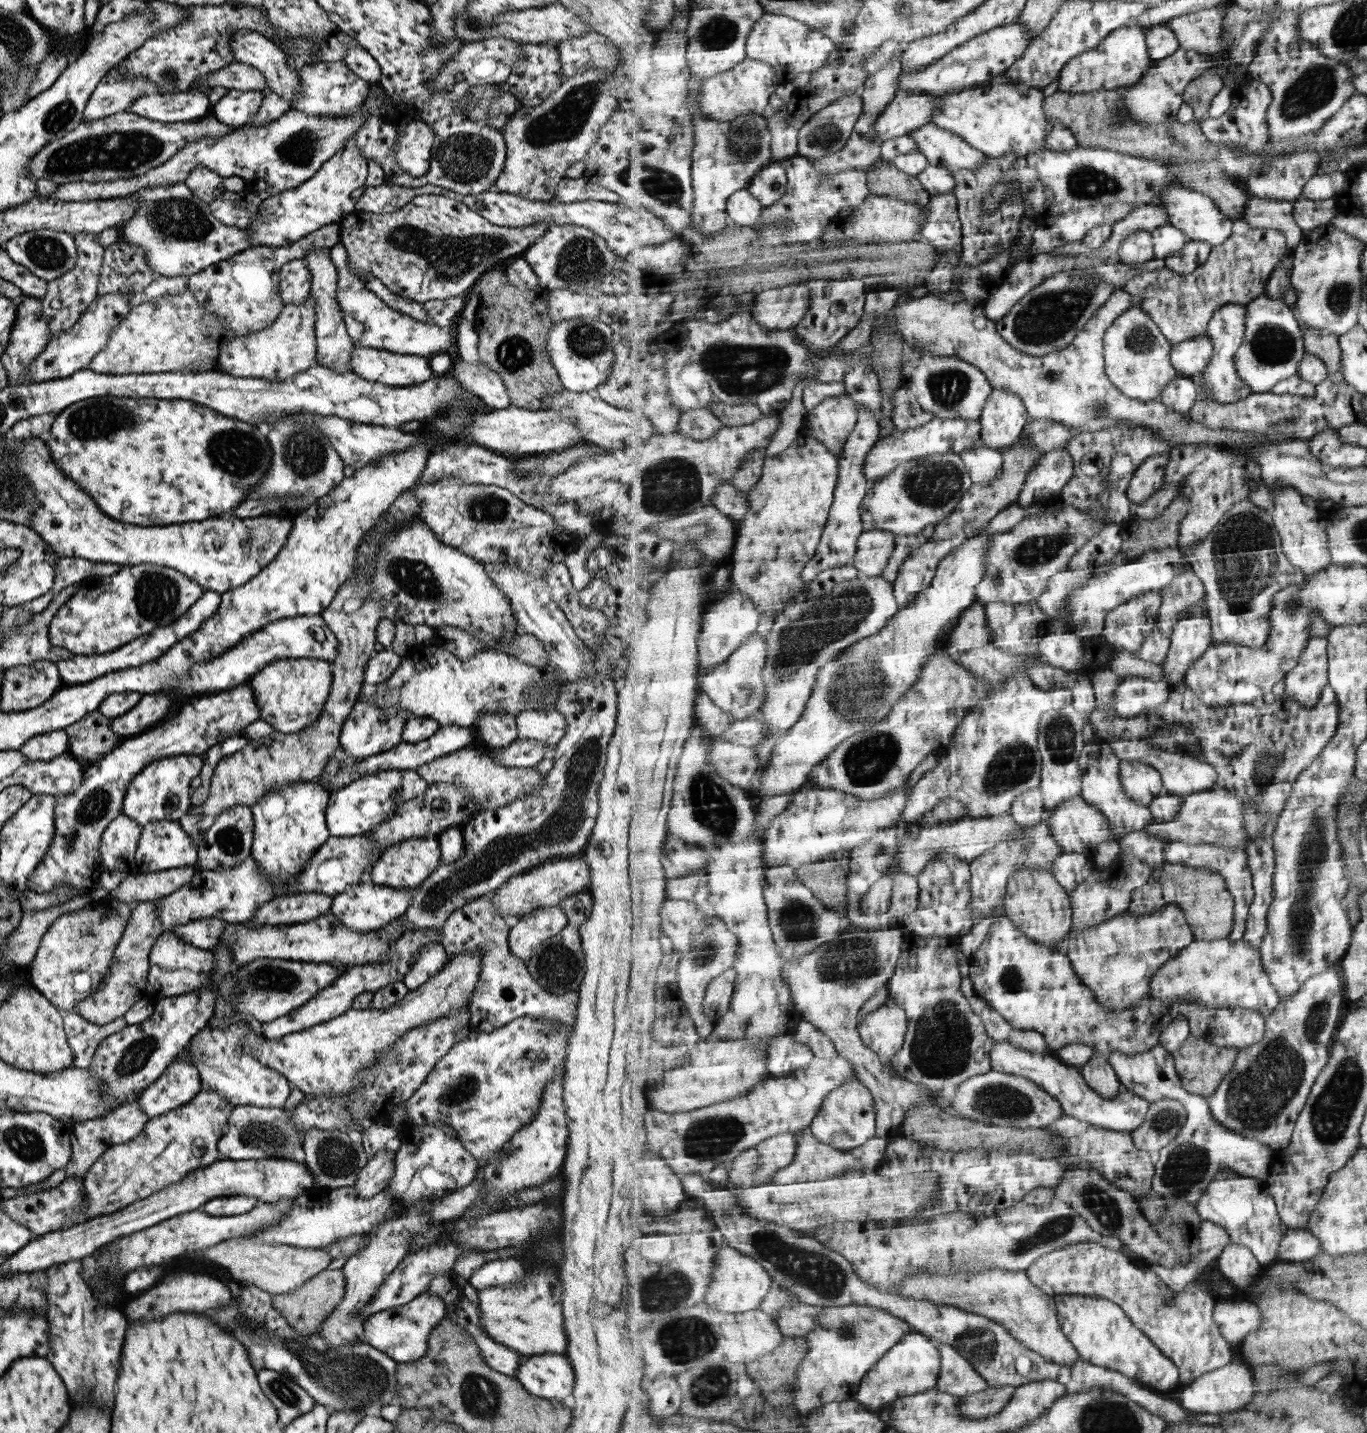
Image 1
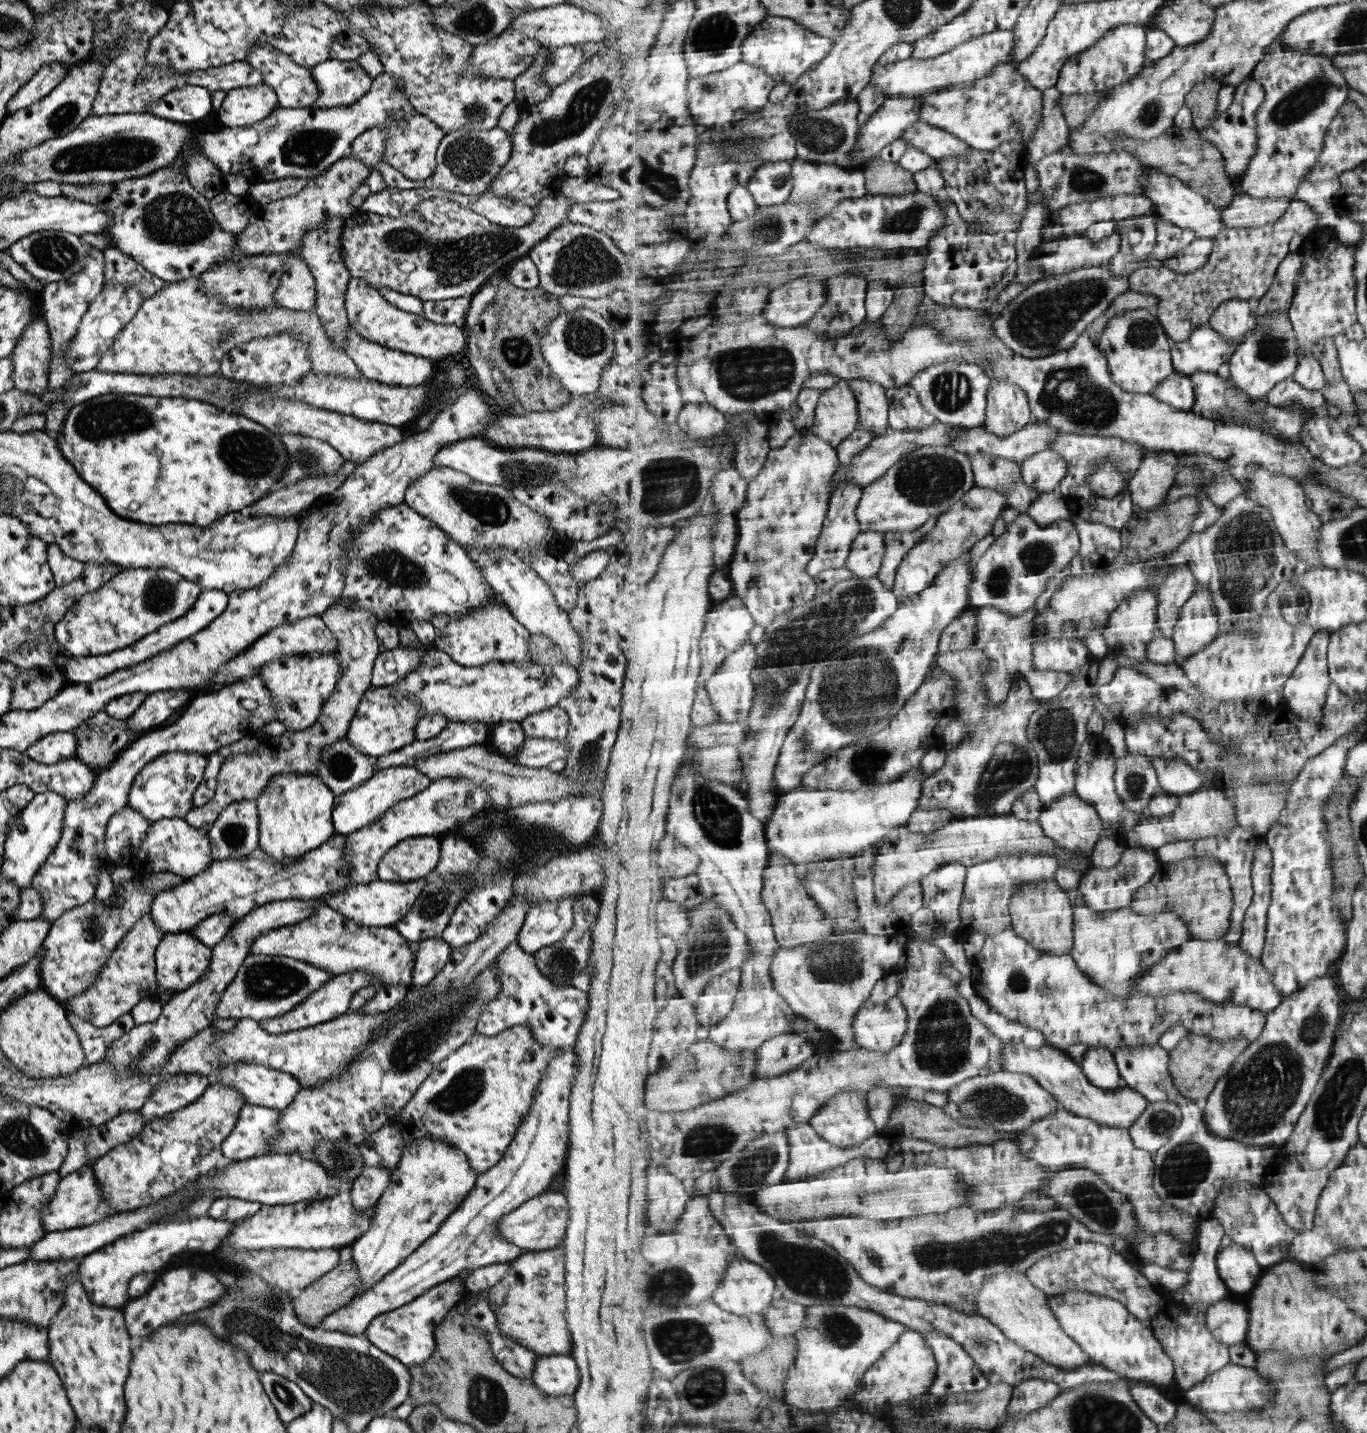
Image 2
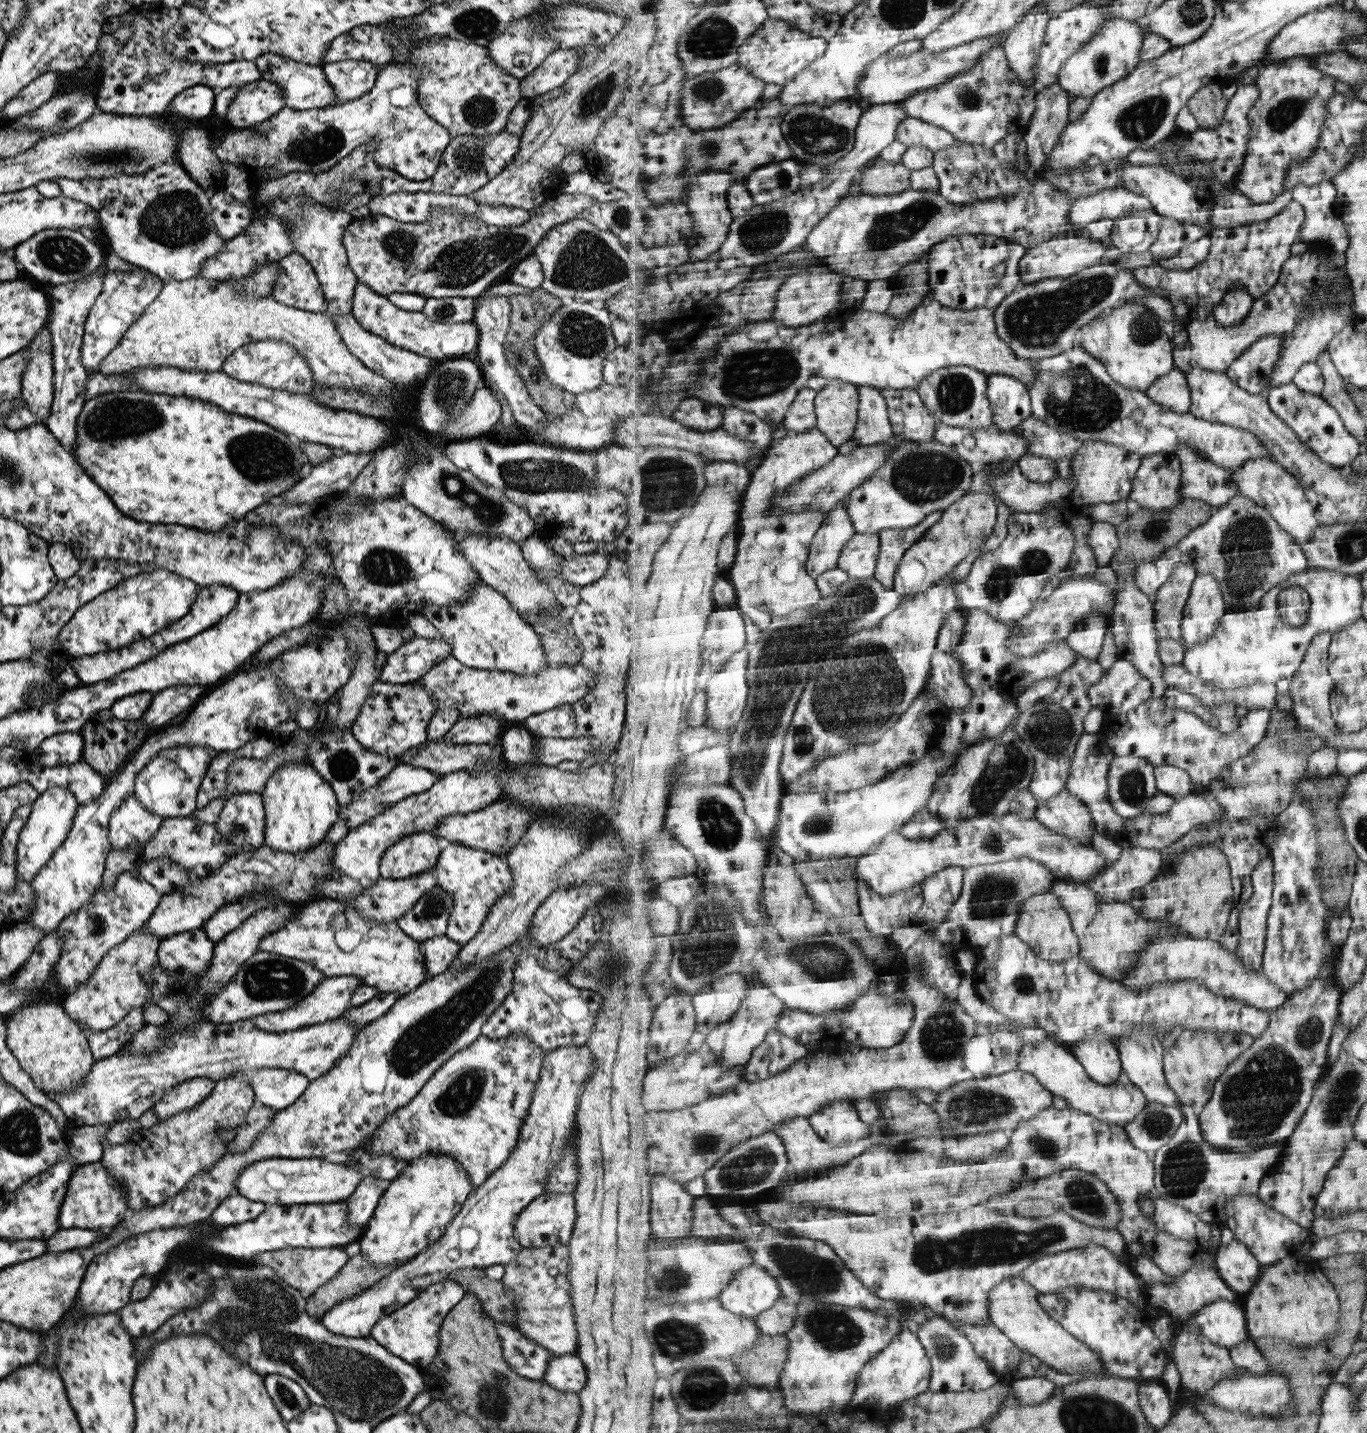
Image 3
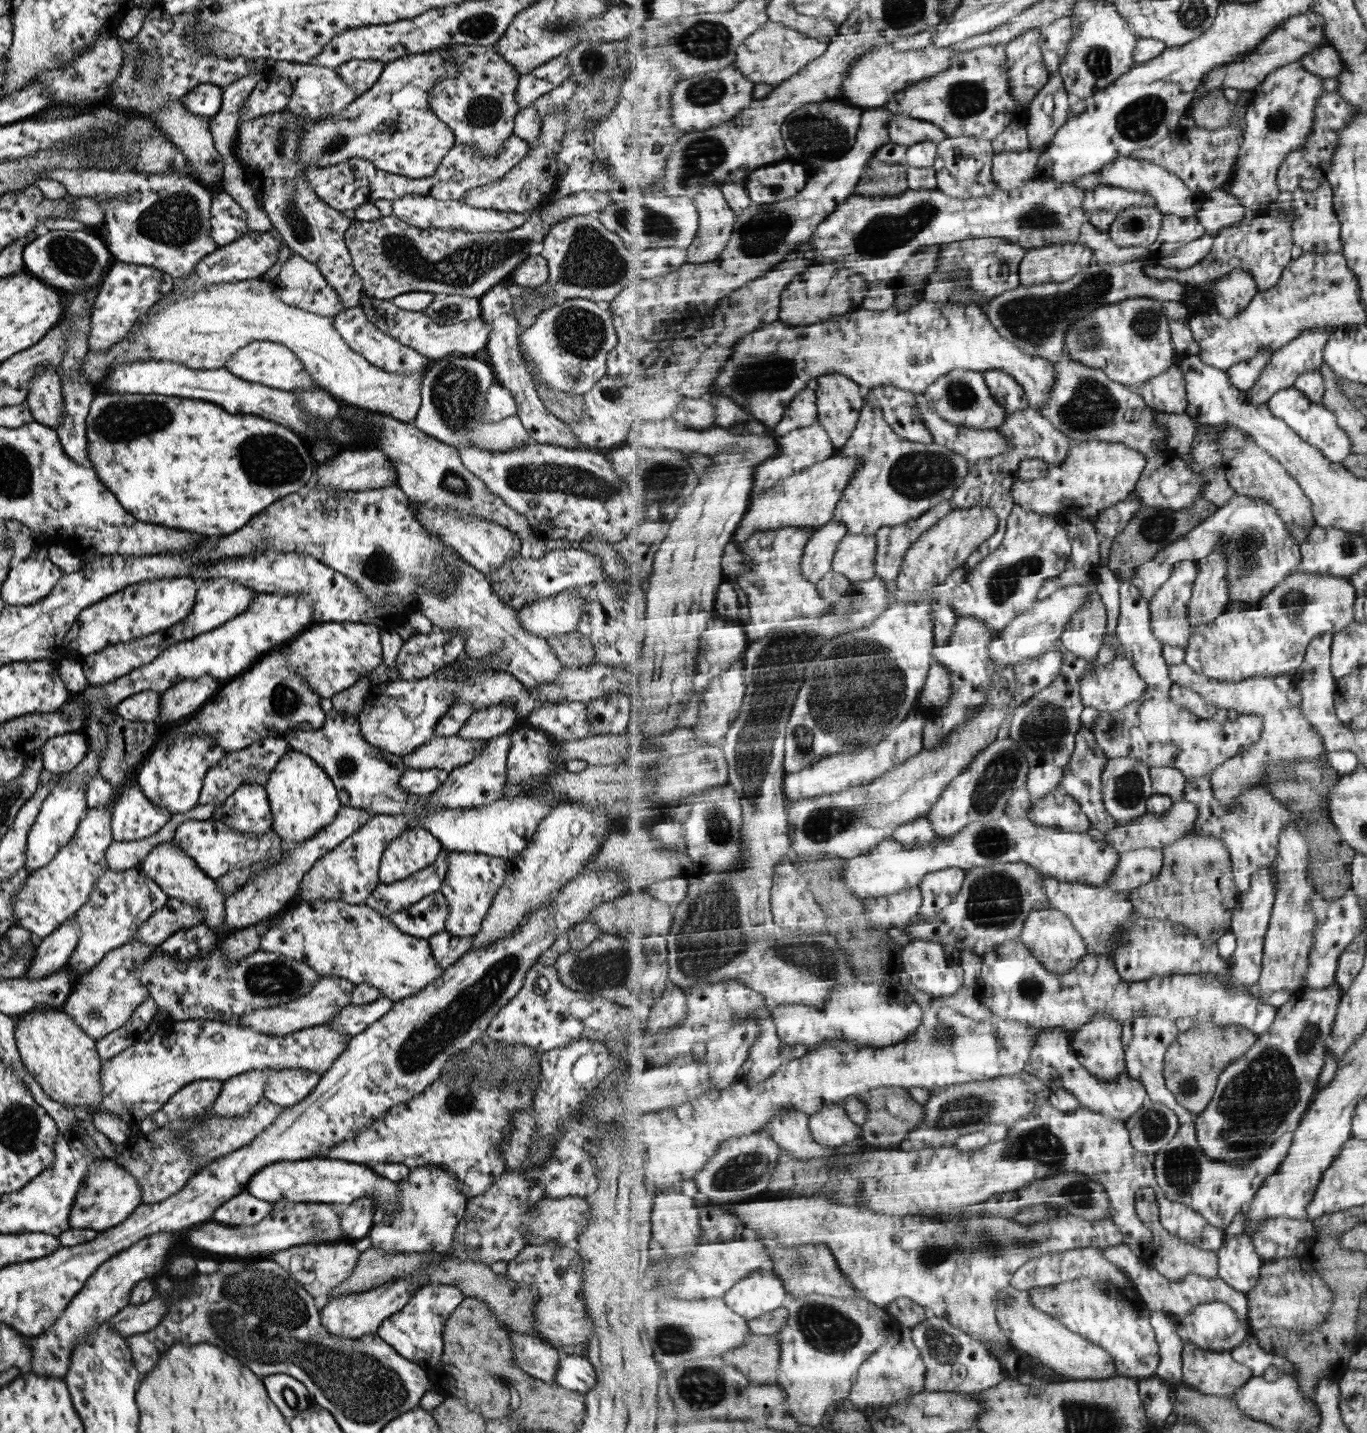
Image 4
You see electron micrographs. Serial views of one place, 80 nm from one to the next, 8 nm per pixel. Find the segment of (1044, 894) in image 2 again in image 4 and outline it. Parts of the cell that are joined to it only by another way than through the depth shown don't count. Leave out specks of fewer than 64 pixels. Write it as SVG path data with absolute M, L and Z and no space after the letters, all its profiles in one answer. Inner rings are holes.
M1037 907L1035 912L1027 918L1026 928L1020 938L1029 950L1055 974L1069 973L1087 956L1086 941L1079 933L1072 921L1055 907Z

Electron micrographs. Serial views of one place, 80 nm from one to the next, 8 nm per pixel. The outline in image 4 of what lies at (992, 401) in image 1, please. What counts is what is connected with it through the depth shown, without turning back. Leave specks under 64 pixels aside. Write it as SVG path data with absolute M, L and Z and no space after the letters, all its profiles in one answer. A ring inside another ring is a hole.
M989 370L984 373L987 385L995 400L1007 407L1009 417L1030 408L1029 398L1023 386L1003 370Z

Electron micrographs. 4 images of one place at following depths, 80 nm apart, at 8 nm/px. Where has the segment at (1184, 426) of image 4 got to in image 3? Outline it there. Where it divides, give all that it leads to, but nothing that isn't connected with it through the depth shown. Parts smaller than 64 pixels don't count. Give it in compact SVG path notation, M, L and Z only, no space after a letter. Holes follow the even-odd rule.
M1179 445L1175 452L1183 469L1180 492L1187 501L1196 498L1208 502L1213 508L1221 508L1240 494L1232 470L1205 460L1189 445Z

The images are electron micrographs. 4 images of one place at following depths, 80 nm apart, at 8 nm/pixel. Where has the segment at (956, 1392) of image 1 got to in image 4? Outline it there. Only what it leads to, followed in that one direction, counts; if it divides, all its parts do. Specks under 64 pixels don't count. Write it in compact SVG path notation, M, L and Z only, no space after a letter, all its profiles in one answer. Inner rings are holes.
M937 1316L925 1319L912 1330L915 1346L922 1351L927 1366L926 1390L977 1394L997 1386L1006 1379L1001 1361L988 1346L973 1335L962 1332L955 1325Z

